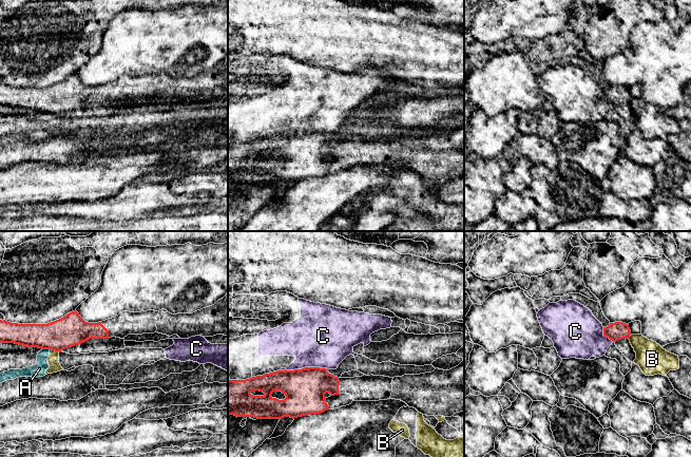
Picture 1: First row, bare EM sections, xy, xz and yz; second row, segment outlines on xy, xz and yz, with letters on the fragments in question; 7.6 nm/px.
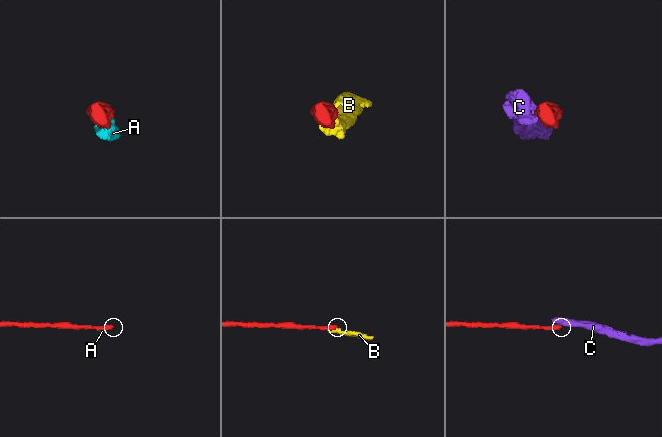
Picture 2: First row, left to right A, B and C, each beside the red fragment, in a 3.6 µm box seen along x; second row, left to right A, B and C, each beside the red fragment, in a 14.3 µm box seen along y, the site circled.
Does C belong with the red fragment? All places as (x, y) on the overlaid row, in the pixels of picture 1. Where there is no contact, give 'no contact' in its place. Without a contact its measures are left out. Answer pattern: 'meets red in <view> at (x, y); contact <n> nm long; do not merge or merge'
meets red in xz at (302, 368); contact 360 nm long; do not merge

